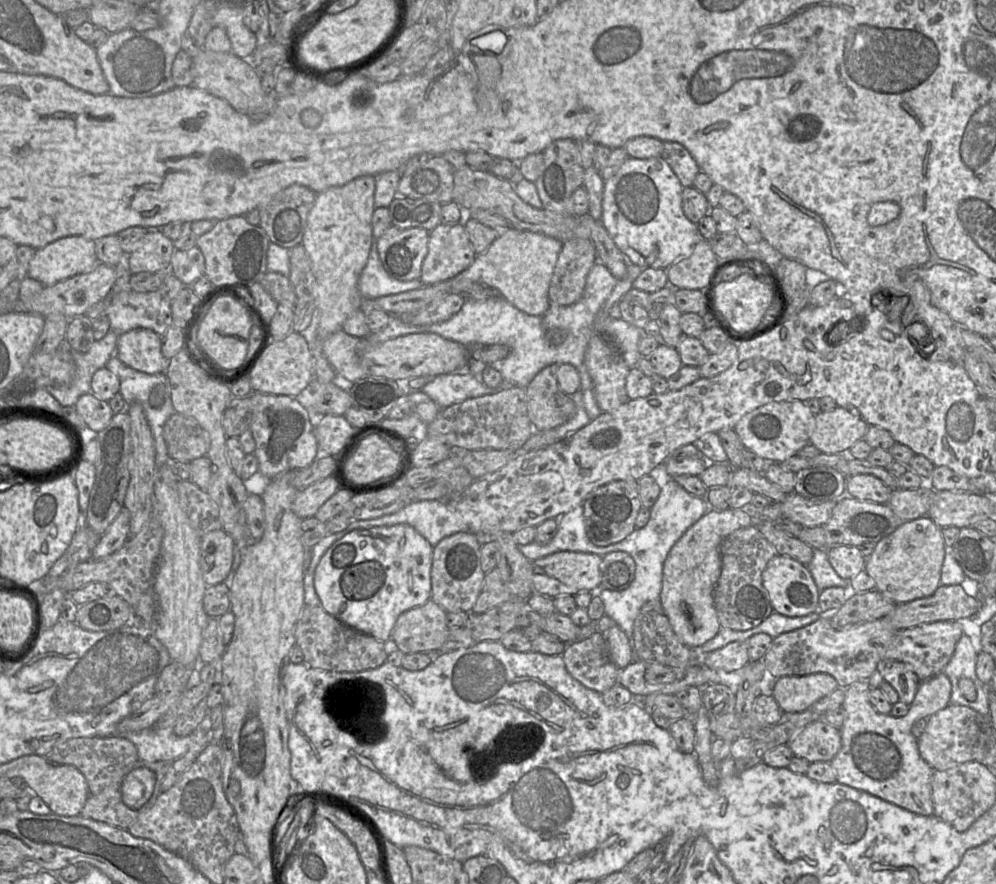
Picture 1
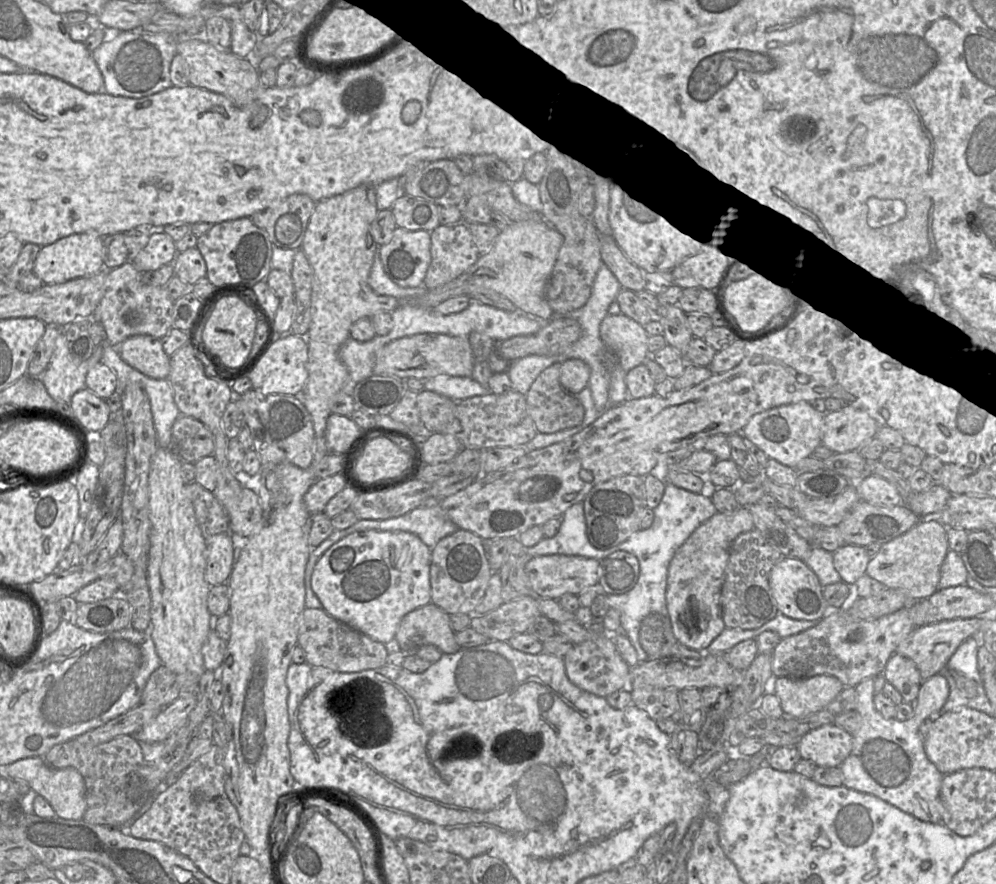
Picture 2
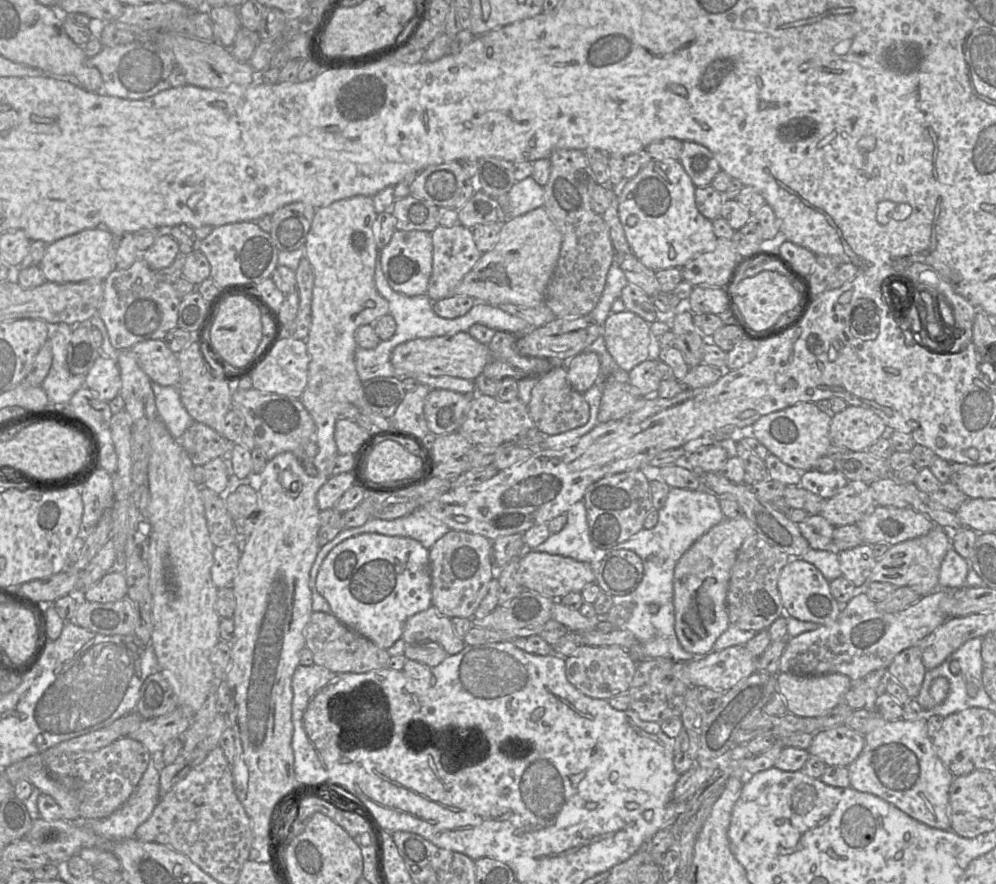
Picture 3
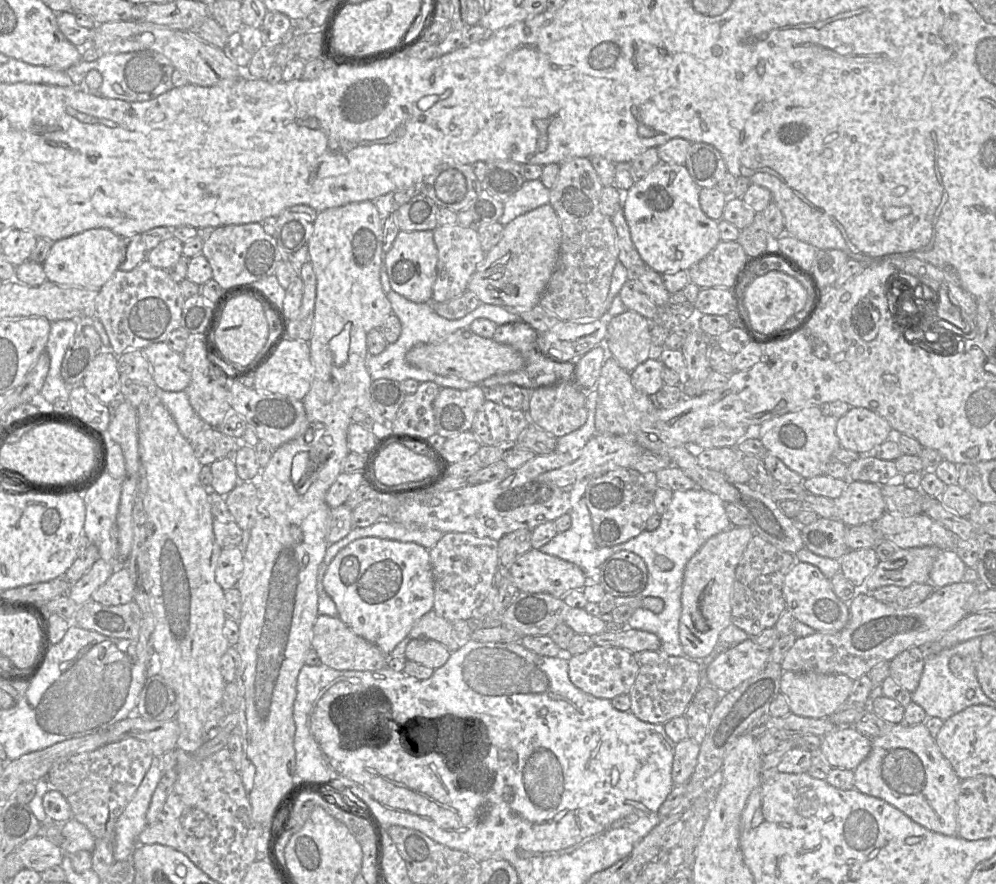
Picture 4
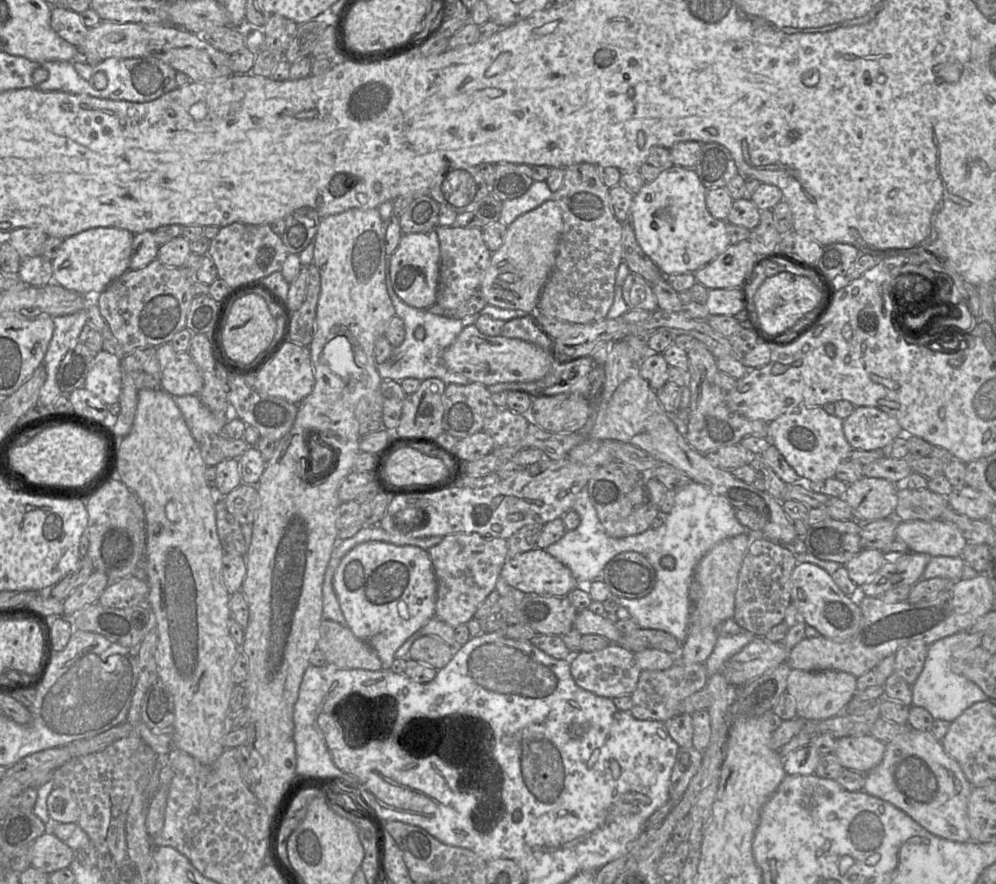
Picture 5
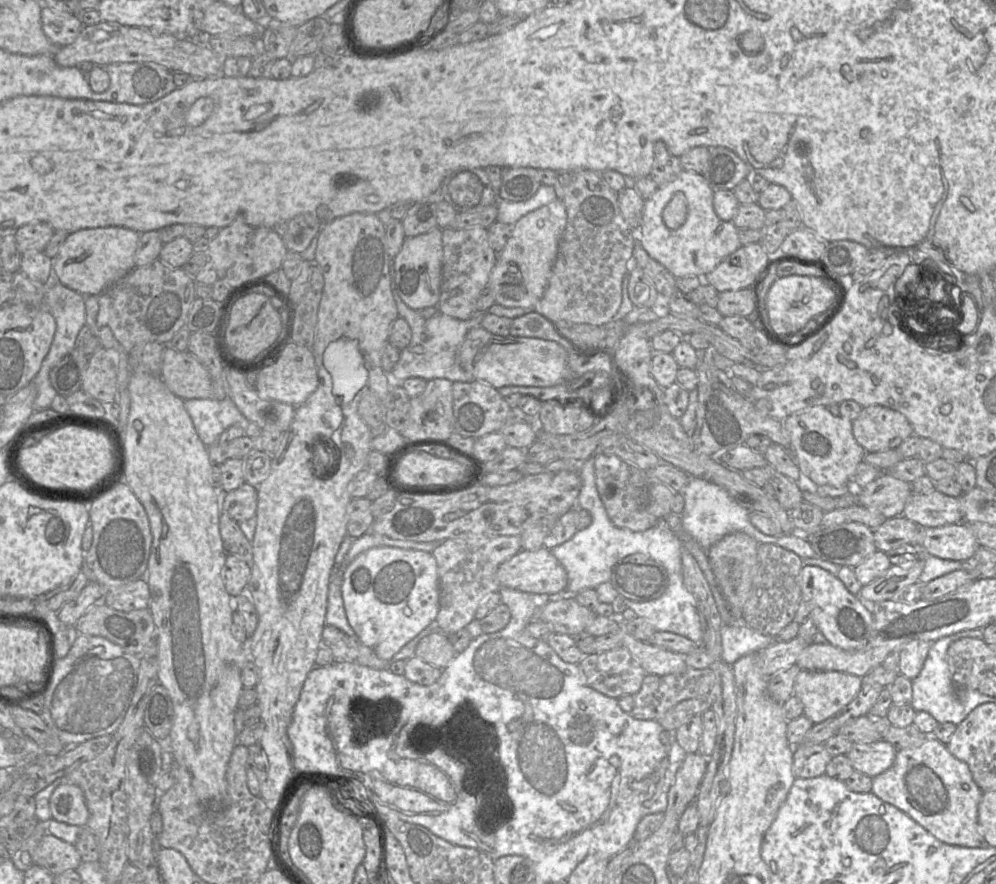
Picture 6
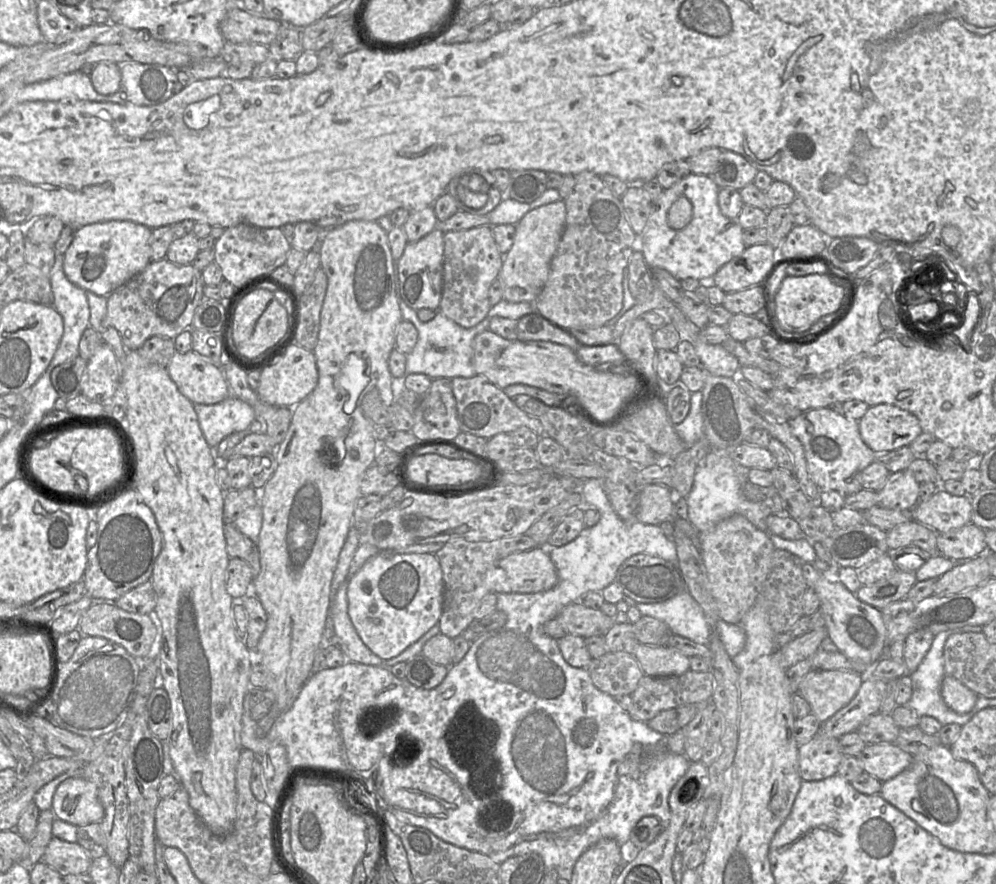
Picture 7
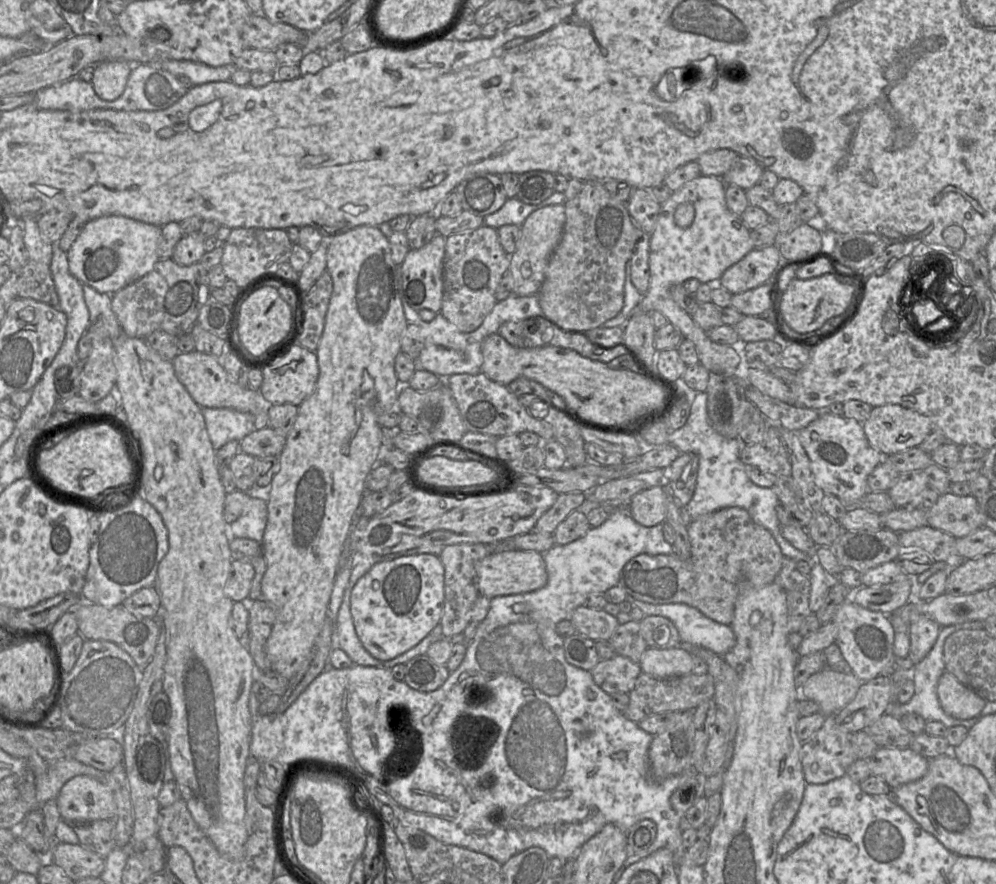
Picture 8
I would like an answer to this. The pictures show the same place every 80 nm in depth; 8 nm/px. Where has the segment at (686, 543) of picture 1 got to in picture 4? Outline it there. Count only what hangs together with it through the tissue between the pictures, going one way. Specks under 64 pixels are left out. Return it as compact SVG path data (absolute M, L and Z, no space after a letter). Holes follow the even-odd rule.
M747 526L731 527L709 538L688 561L683 577L679 640L685 657L703 659L716 647L720 633L731 622L731 595L736 568L754 536Z

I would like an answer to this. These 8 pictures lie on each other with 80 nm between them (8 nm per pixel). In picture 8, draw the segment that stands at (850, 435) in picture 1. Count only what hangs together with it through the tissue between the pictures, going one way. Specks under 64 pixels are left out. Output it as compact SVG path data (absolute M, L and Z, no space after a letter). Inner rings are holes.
M899 404L874 407L863 428L870 445L884 456L919 447L933 430L927 416Z

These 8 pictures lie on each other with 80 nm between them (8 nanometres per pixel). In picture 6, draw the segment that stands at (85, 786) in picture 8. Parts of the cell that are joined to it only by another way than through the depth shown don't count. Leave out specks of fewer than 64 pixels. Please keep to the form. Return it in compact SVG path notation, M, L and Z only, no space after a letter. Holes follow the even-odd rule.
M77 785L58 786L50 797L49 806L52 818L59 822L85 827L89 820L84 793Z

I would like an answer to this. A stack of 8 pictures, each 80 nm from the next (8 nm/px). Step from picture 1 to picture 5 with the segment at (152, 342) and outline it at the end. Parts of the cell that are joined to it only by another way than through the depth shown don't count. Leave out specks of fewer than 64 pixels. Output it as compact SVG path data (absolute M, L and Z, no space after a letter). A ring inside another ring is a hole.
M170 343L156 348L160 364L160 387L171 396L199 395L204 380L188 351L178 352Z

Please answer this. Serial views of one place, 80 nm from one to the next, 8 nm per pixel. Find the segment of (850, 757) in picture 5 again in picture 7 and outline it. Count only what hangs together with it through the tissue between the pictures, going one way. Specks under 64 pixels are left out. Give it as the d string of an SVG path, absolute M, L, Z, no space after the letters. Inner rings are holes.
M894 743L867 744L858 756L866 773L885 782L905 769L913 760L913 756Z

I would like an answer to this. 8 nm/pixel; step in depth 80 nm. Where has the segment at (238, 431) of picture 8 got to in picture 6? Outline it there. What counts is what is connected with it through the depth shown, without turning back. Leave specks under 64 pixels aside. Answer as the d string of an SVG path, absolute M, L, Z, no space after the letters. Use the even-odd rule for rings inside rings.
M230 397L221 400L184 400L195 430L206 446L217 442L220 435L234 424L244 424L245 419Z

